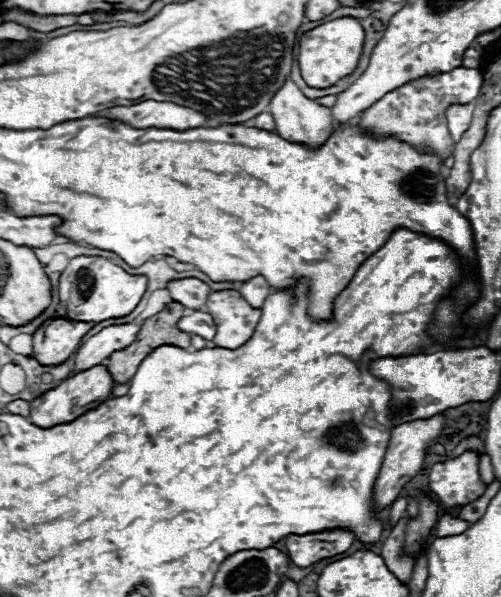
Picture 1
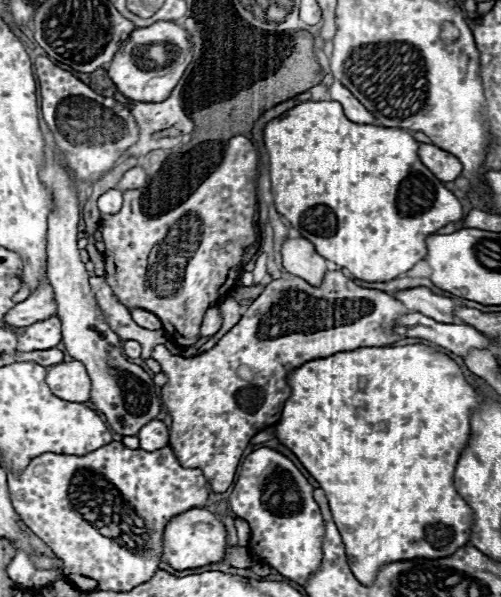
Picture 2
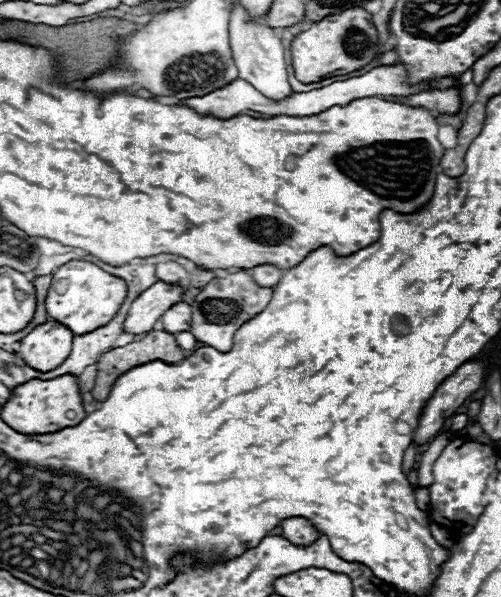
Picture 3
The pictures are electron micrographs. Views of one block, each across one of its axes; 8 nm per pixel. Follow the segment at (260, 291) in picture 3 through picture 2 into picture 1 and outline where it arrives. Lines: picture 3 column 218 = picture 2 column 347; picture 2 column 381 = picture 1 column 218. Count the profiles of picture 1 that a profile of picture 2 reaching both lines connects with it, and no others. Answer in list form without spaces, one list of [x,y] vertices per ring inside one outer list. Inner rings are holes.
[[[216,290],[210,292],[206,312],[214,316],[216,336],[214,344],[220,348],[238,348],[254,332],[260,320],[260,308],[252,308],[238,290]]]

